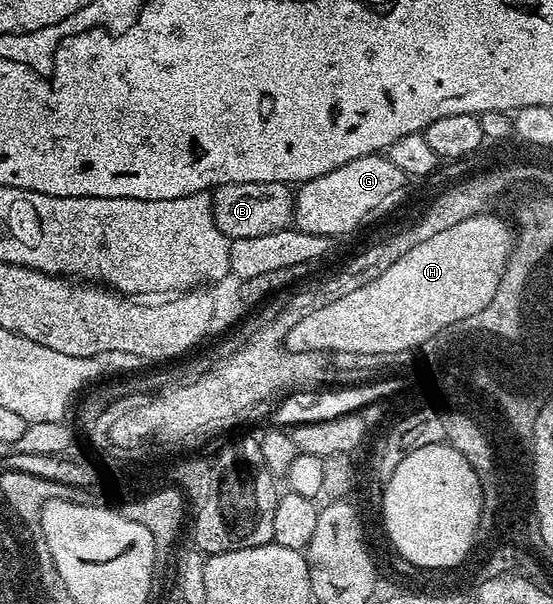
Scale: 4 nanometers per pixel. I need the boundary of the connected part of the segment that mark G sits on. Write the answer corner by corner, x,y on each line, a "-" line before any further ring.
382,153
352,159
352,163
344,163
344,167
336,167
336,171
330,171
328,175
297,186
294,225
306,233
331,239
354,233
361,225
370,225
400,208
406,197
406,182
406,173

